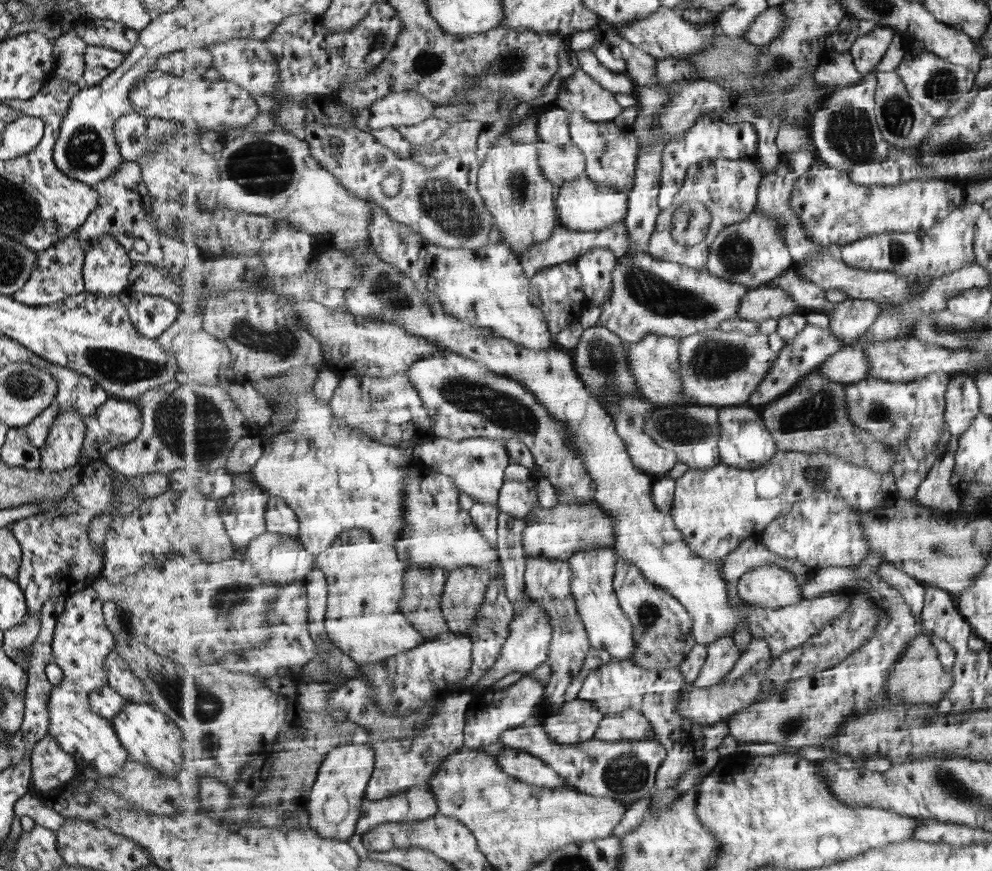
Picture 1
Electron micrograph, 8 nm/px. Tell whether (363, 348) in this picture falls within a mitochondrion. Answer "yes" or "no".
no

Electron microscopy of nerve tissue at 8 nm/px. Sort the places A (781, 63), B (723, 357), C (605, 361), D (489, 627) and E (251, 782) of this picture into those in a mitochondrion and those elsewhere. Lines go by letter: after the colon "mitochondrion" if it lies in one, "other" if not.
A: mitochondrion
B: mitochondrion
C: mitochondrion
D: mitochondrion
E: other

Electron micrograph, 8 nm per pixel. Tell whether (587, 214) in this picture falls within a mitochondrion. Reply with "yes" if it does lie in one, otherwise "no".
no

